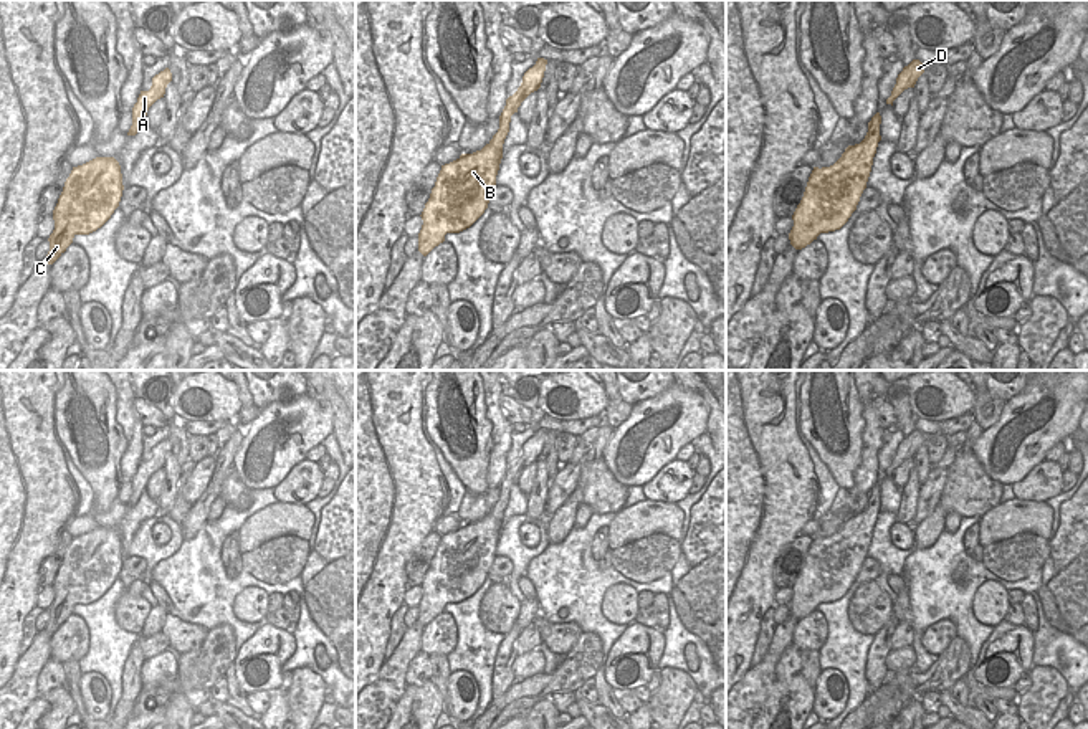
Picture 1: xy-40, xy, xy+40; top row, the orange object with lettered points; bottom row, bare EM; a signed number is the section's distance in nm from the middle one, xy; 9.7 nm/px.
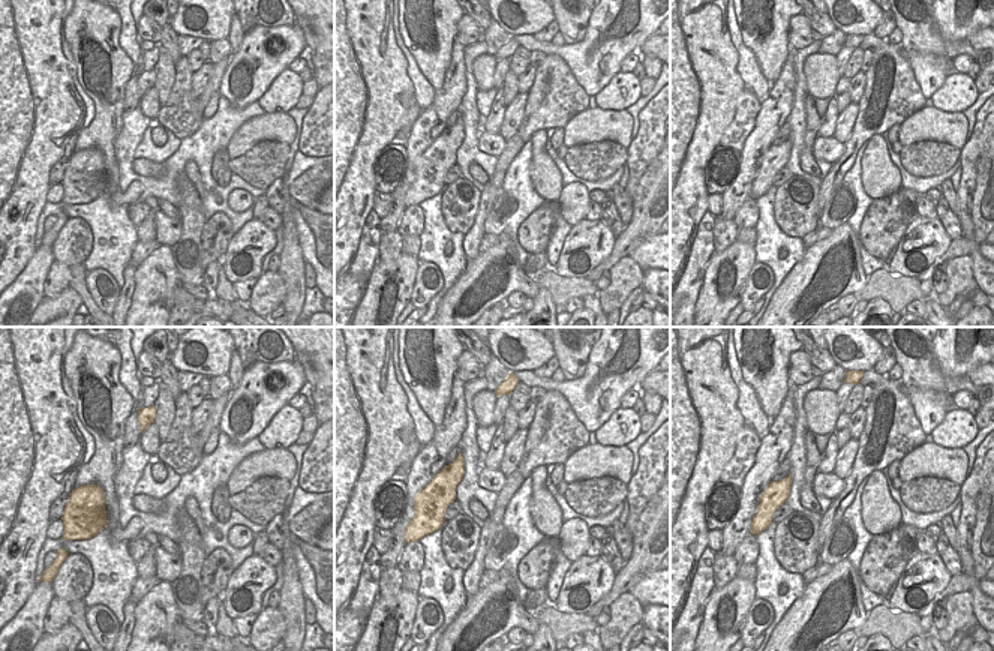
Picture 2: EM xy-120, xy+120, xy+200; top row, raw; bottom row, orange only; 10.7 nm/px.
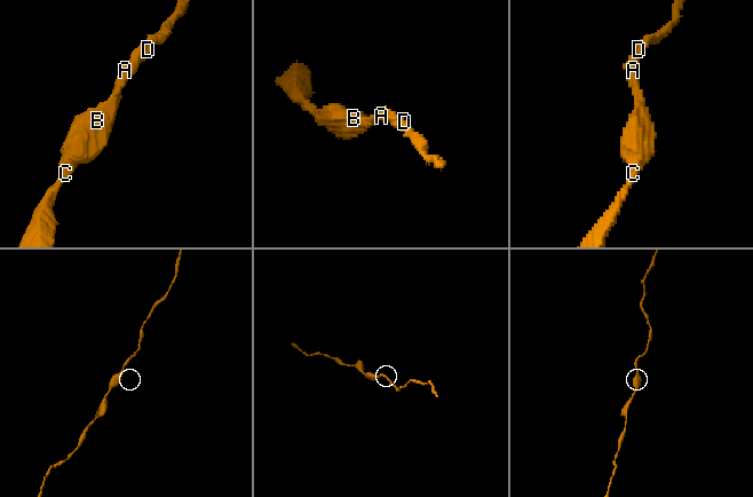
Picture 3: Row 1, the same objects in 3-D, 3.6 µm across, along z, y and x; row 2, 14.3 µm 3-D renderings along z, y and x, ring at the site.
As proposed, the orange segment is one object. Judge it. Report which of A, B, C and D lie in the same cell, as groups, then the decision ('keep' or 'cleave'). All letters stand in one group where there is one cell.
A B C D; keep

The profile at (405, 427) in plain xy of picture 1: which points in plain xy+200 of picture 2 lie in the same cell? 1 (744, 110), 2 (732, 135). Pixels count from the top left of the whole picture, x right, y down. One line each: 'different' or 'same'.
1: different
2: different

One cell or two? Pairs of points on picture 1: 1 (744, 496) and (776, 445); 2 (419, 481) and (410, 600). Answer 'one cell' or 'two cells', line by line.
1: one cell
2: two cells

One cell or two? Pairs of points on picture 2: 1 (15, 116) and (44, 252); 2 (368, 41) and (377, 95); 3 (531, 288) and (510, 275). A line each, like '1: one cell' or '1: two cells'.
1: two cells
2: one cell
3: one cell

